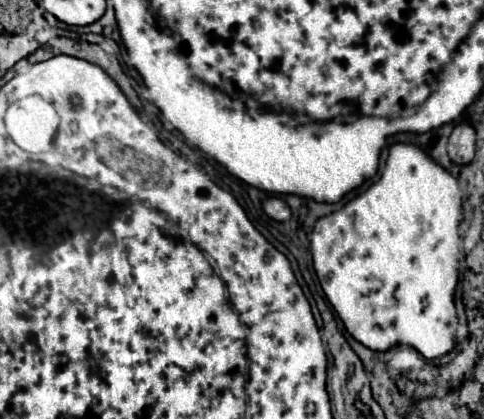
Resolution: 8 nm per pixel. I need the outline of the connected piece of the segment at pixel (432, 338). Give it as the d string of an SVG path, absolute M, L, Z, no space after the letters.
M395 144L385 152L385 164L379 172L377 182L365 190L361 196L353 198L349 204L343 206L343 212L337 210L329 216L323 216L317 220L313 234L311 234L311 252L313 252L313 266L317 272L317 278L321 282L321 288L325 292L325 296L329 298L329 302L333 304L333 308L337 310L339 318L343 320L347 332L359 340L363 346L371 348L371 350L389 350L395 344L409 344L415 350L419 350L427 360L431 358L439 358L443 354L447 354L457 342L459 342L459 324L457 324L457 312L455 312L455 304L453 304L453 294L455 294L455 286L457 286L457 270L459 270L459 260L457 260L457 226L463 218L461 212L461 198L459 198L459 186L457 180L435 160L431 160L421 148L411 146L411 144Z

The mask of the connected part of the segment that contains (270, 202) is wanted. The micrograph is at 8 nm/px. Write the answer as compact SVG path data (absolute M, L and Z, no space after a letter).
M271 196L263 202L263 210L267 216L271 216L273 220L279 220L279 222L287 222L291 218L289 206L281 198L275 198L275 196Z

